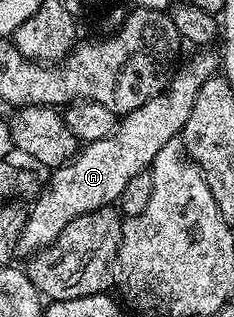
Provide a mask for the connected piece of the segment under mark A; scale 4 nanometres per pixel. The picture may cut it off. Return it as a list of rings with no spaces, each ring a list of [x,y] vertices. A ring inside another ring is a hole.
[[[212,50],[193,52],[196,53],[184,65],[181,63],[171,73],[168,87],[161,95],[150,98],[150,102],[138,106],[138,110],[123,113],[110,134],[87,141],[71,160],[51,169],[48,185],[28,208],[26,226],[22,226],[22,234],[18,238],[17,257],[31,258],[41,248],[50,246],[54,238],[58,238],[58,234],[74,222],[74,218],[115,205],[130,178],[149,171],[154,158],[158,158],[158,150],[183,133],[186,121],[190,119],[190,110],[194,110],[198,90],[202,90],[205,82],[218,72],[217,53],[215,56]]]

